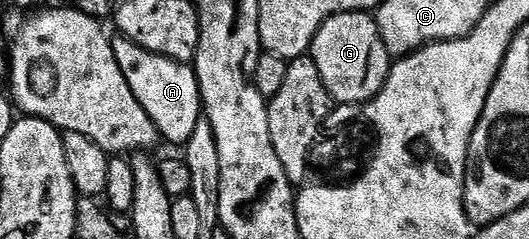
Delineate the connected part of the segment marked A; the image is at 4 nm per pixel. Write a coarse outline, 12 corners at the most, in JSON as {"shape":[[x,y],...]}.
{"shape":[[121,35],[116,63],[159,136],[185,146],[204,117],[189,64]]}

